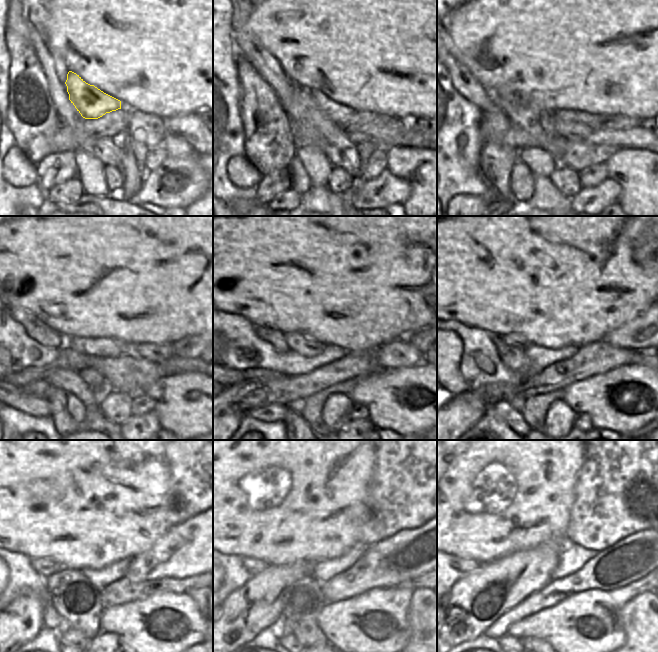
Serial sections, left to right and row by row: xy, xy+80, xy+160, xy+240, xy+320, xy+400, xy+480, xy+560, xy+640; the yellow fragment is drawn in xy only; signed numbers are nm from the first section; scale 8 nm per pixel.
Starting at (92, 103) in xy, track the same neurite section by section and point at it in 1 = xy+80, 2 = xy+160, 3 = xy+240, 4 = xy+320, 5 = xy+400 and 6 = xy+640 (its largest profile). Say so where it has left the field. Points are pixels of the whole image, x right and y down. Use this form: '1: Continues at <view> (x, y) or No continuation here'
1: Continues at xy+80 (336, 112)
2: Continues at xy+160 (592, 120)
3: Continues at xy+240 (150, 351)
4: Continues at xy+320 (397, 354)
5: Continues at xy+400 (640, 357)
6: Continues at xy+640 (640, 618).

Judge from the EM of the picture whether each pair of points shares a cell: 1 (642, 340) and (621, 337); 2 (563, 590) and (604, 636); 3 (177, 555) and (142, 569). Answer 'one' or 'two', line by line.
1: one
2: two
3: one

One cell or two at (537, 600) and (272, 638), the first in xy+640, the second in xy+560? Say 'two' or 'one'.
two

